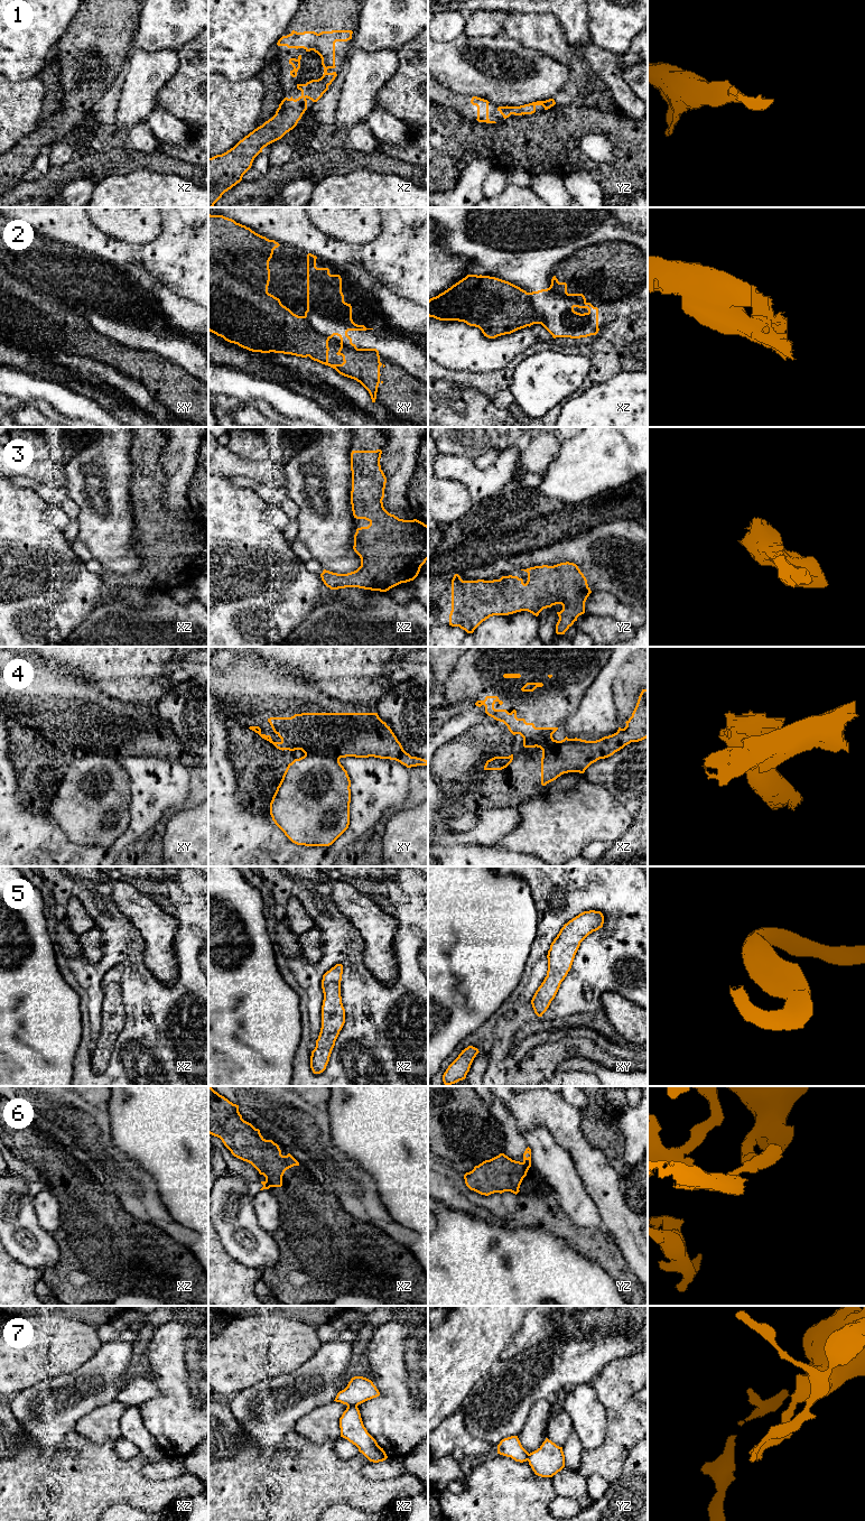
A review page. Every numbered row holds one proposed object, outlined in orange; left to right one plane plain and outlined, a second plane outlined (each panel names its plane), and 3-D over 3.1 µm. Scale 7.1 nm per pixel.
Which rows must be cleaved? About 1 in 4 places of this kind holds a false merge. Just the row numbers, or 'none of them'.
4, 6, 7

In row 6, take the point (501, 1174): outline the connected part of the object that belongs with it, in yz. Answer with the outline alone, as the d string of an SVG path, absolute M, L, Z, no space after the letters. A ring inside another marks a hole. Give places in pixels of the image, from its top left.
M500 1153L485 1160L464 1175L465 1184L481 1195L489 1196L494 1193L511 1191L518 1194L529 1168L524 1162L515 1161Z

